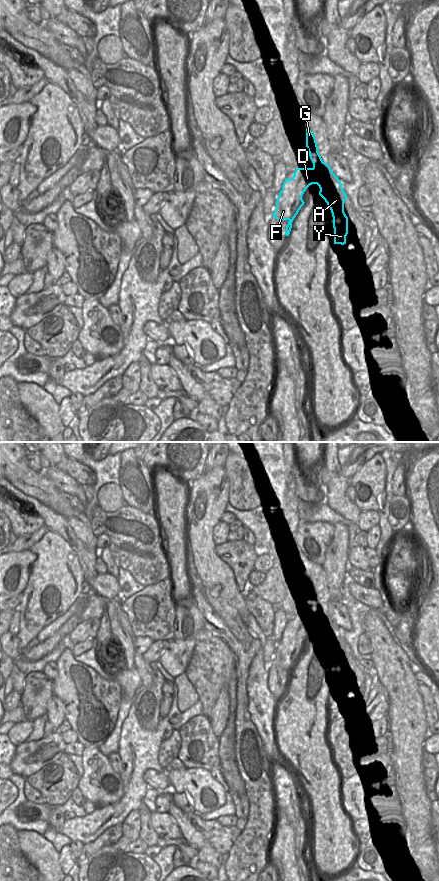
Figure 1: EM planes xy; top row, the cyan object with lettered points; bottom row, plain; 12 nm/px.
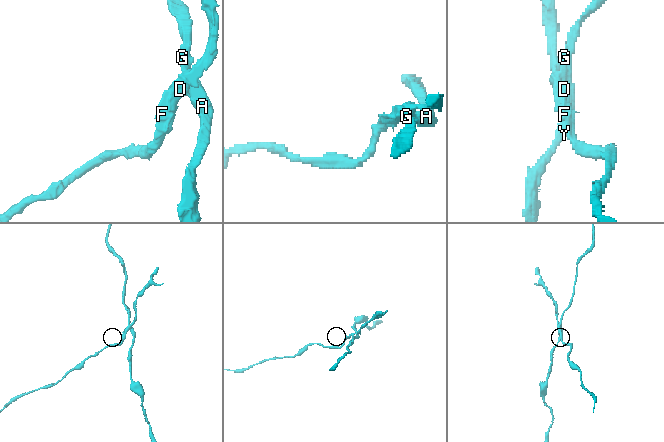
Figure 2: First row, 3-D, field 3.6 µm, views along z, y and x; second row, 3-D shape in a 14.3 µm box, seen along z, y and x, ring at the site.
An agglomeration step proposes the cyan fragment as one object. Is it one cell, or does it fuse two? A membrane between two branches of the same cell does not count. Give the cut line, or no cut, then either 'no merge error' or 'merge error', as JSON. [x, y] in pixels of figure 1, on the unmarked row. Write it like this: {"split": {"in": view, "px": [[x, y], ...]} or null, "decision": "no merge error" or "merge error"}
{"split": {"in": "xy", "px": [[313, 614], [317, 620], [318, 632]]}, "decision": "merge error"}

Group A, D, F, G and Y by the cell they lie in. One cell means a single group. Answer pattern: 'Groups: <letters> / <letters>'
Groups: A G Y / D F.

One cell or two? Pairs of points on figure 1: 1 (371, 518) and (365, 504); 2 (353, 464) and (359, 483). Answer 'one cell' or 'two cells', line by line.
1: two cells
2: two cells

